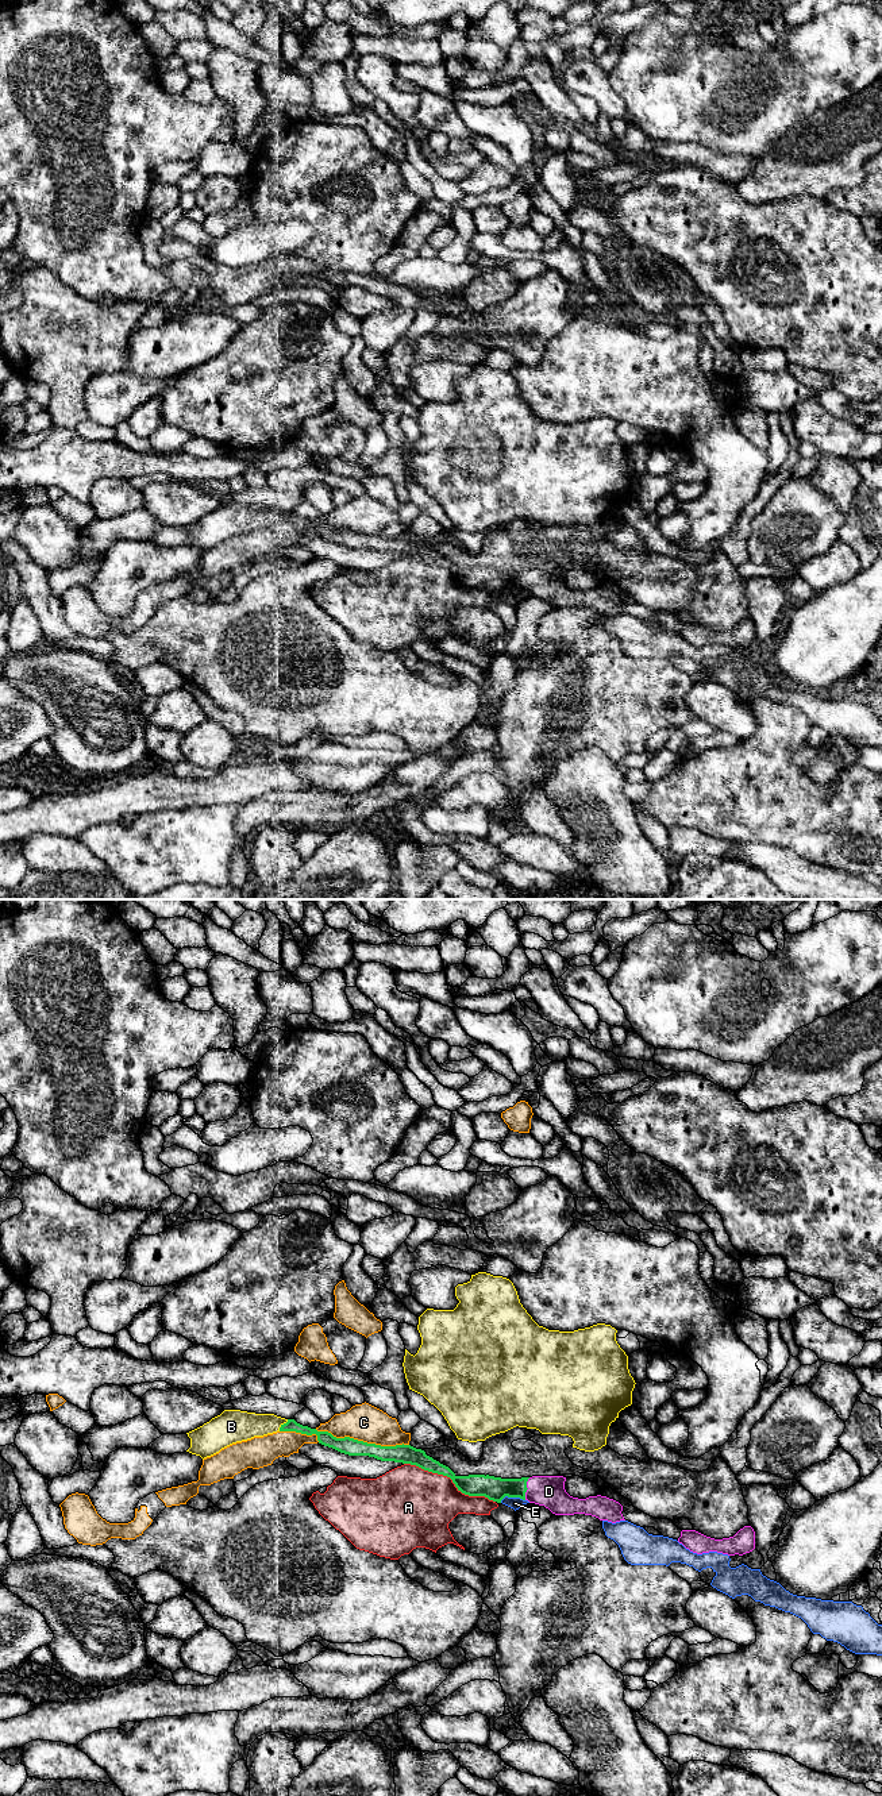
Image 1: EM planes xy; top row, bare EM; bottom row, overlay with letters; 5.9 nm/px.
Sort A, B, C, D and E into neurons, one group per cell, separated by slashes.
A / B / C / D / E

